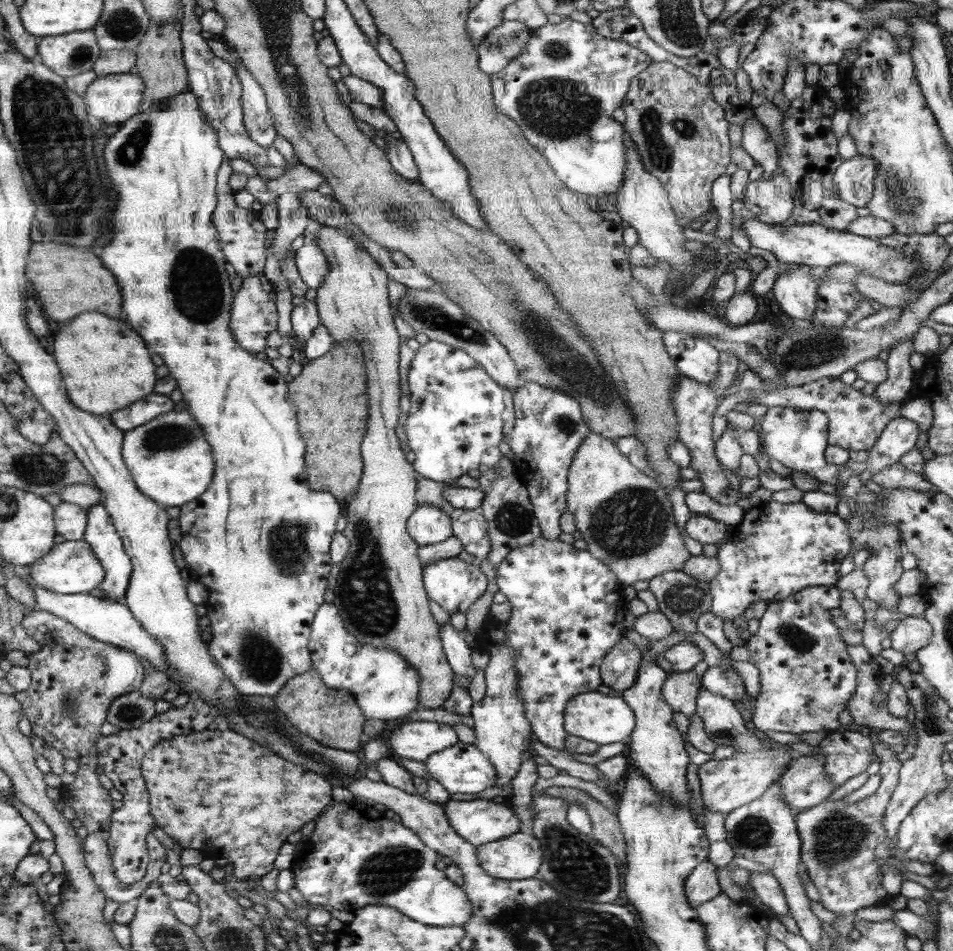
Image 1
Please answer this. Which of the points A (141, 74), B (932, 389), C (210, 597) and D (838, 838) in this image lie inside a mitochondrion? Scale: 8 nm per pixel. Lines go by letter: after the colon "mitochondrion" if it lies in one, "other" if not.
A: other
B: other
C: other
D: mitochondrion

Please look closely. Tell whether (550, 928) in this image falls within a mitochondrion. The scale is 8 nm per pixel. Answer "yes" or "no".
yes

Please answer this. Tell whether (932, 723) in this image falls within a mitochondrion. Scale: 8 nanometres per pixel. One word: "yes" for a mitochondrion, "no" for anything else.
yes

